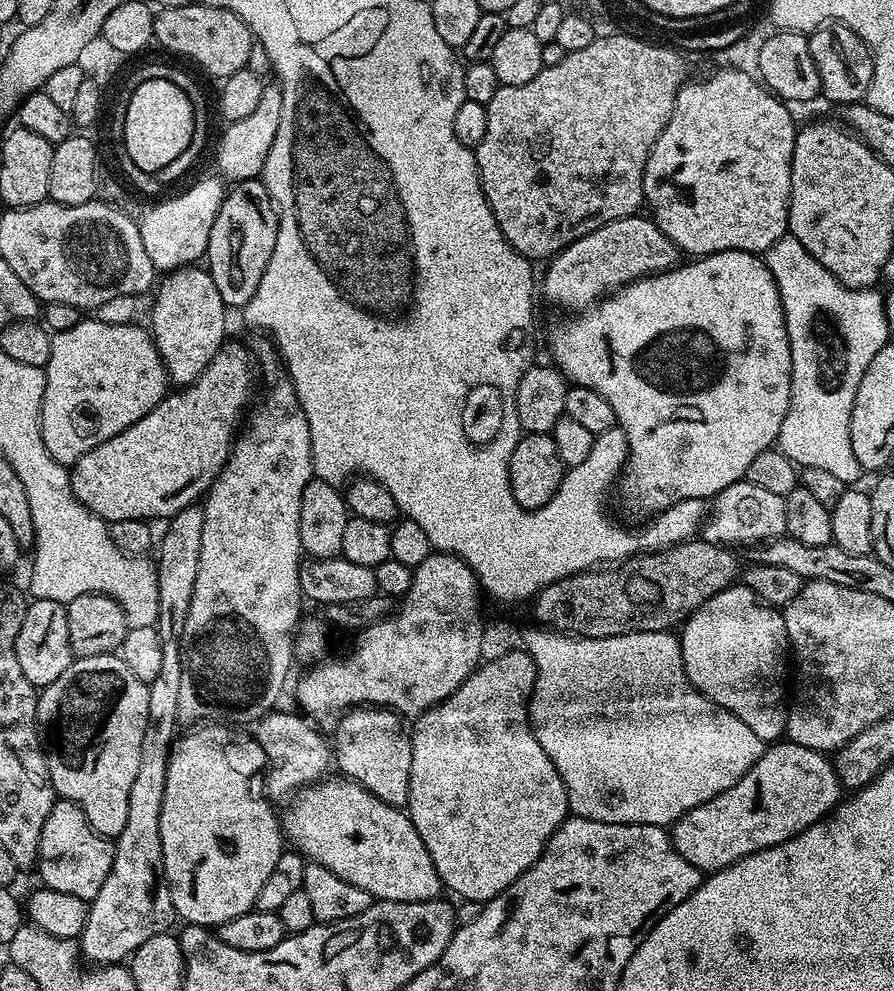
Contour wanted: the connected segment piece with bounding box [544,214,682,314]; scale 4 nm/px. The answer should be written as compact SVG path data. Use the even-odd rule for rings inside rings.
M637 214L610 222L551 257L544 272L545 298L554 307L572 312L568 314L580 314L633 280L677 267L682 260L680 249L655 222L642 217Z

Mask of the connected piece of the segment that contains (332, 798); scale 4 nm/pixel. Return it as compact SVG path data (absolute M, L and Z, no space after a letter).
M325 778L297 791L294 799L282 812L282 831L287 843L304 857L305 861L326 866L326 870L338 874L350 886L359 886L372 896L373 901L426 902L441 895L442 885L438 870L434 870L434 858L426 850L426 842L418 838L414 822L404 808L395 808L382 798L374 798L370 790L347 778Z

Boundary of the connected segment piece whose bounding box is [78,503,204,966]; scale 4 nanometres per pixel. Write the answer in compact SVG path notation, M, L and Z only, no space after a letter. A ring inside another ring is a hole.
M199 503L186 506L186 510L182 510L176 516L171 517L167 521L168 529L164 532L164 537L159 537L158 552L160 548L160 557L155 557L156 577L158 578L158 618L155 622L155 628L158 630L158 638L162 638L162 667L158 670L158 678L154 678L154 682L150 682L148 686L148 713L146 714L146 734L142 734L142 759L138 761L138 774L134 777L134 783L130 785L130 806L126 813L126 827L122 829L122 834L115 837L114 862L110 874L106 874L106 882L102 882L102 890L98 890L98 894L91 900L88 906L88 917L86 918L86 926L82 930L82 934L78 938L79 948L85 961L93 960L96 966L103 965L119 965L121 962L127 961L131 957L134 950L138 950L138 946L142 946L142 942L147 942L149 938L154 938L154 934L162 934L169 931L173 926L172 920L177 919L174 910L174 902L170 898L170 890L168 883L164 880L164 863L162 862L162 834L160 833L160 823L162 822L162 797L166 794L166 766L168 765L169 751L178 735L176 723L181 723L182 717L178 710L178 697L180 687L182 686L182 650L180 649L180 639L186 630L186 618L190 614L190 598L194 598L194 578L198 578L198 550L202 550L202 522L204 521L204 510Z

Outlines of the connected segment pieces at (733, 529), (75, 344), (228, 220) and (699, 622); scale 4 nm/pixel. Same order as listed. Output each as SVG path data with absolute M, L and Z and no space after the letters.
M746 478L738 483L731 483L722 490L712 502L710 517L701 527L701 539L712 544L764 544L769 540L781 538L786 534L786 508L784 497L755 486Z
M88 318L81 319L80 323L70 330L62 330L52 336L50 358L47 368L44 369L44 377L46 378L46 390L42 394L42 406L40 407L42 442L46 442L46 450L50 450L50 454L55 460L65 466L75 464L78 458L82 458L82 454L86 454L90 450L94 450L94 446L114 438L114 434L122 434L122 430L134 426L134 422L138 422L138 418L146 418L146 414L150 414L150 410L154 410L154 406L158 406L158 402L162 402L170 392L168 371L164 369L164 360L158 354L156 341L153 340L152 333L147 327L139 328L136 324L107 324L104 320L88 320Z
M263 179L241 180L227 189L210 230L206 270L214 278L214 286L218 286L218 294L222 294L222 302L229 309L243 309L250 298L254 298L258 282L262 282L262 274L270 262L270 254L274 254L279 229L276 206Z
M737 582L732 587L714 594L714 598L702 602L702 606L698 606L698 610L694 610L694 614L684 621L678 635L686 674L690 678L690 682L703 696L710 698L715 704L722 706L730 714L734 714L734 718L742 718L742 722L746 722L746 726L750 726L750 730L754 730L754 734L758 734L758 738L762 741L776 742L785 735L788 726L788 709L790 707L790 684L788 688L787 680L788 668L790 672L790 645L783 615L777 609L773 608L771 604L762 602L762 598L758 598L758 594L754 594L754 590L745 588L743 583Z

